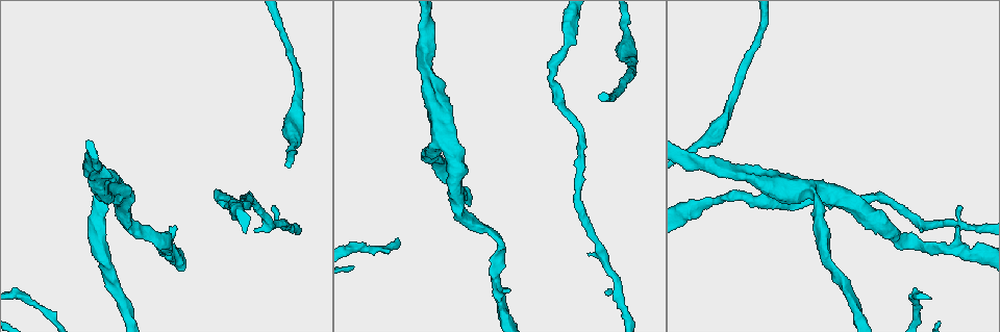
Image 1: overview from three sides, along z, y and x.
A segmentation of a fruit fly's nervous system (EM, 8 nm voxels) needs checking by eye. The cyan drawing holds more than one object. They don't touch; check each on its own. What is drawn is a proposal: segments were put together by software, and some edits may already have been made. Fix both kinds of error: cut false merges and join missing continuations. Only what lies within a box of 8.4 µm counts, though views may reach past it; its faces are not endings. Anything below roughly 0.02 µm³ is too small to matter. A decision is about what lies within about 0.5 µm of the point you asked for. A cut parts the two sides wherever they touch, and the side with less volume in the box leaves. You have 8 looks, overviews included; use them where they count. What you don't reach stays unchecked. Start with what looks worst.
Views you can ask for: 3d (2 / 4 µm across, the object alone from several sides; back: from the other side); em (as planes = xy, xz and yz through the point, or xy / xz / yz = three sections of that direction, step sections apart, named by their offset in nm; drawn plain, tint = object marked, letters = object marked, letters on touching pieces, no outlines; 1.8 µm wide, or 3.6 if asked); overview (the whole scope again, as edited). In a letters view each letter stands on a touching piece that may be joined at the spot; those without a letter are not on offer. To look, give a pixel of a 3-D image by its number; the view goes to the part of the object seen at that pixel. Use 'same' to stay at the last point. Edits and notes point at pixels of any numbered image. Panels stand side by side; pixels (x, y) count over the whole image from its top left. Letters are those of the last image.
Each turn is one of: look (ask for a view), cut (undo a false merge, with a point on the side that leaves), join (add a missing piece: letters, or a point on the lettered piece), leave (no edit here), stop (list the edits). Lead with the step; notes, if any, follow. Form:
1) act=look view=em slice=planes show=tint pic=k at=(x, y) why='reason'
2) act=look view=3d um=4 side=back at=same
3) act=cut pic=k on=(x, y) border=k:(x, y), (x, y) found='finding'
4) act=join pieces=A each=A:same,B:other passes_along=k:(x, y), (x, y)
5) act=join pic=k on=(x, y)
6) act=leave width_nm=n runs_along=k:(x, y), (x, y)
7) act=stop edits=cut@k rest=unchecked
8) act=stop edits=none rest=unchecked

act=look view=3d um=2 pic=1 at=(110, 187) why='narrows sharply'

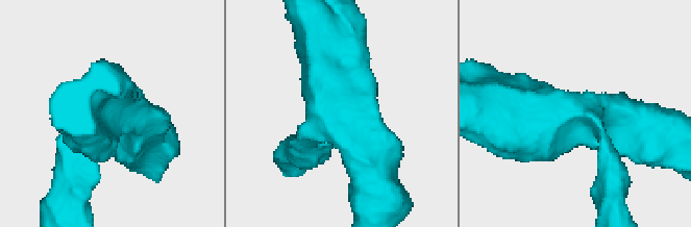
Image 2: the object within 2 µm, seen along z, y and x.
act=look view=em slice=planes show=plain pic=2 at=(336, 125) why='need the tissue'

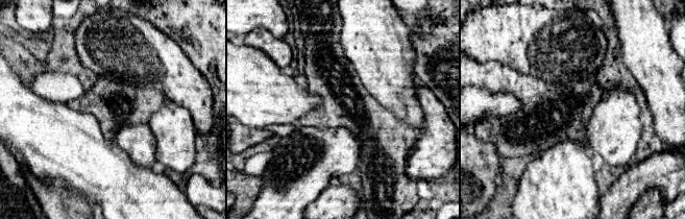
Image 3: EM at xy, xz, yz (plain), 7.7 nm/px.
act=look view=em slice=planes show=letters at=same why='see the neighbours'

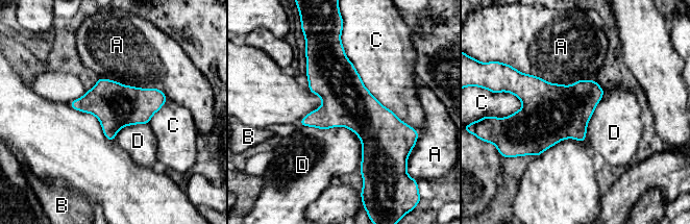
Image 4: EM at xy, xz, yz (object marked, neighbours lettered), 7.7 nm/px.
act=leave each=A:other,B:other,C:other,D:other runs_along=4:(339, 48), (339, 85), (369, 121), (363, 170) found='all the same cell'

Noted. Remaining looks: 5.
act=look view=em slice=planes show=plain pic=1 at=(507, 289) why='an open end'

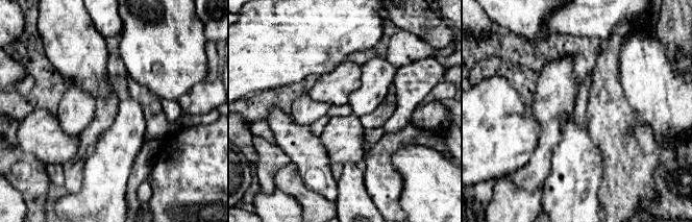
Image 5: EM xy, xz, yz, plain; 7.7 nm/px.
act=look view=em slice=planes show=letters at=same why='see the neighbours'

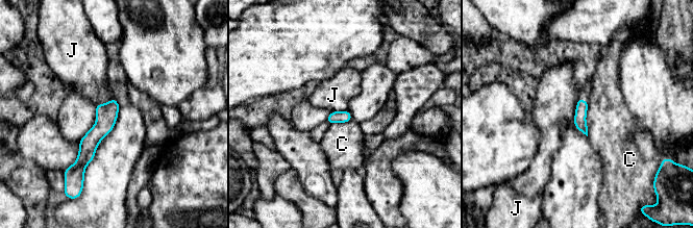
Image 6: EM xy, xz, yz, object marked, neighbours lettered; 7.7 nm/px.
act=leave each=C:other,J:other runs_along=6:(114, 102), (79, 168) found='none of them fits'

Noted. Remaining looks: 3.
act=look view=em um=3.6 slice=xy step=8 show=letters pic=1 at=(274, 208)

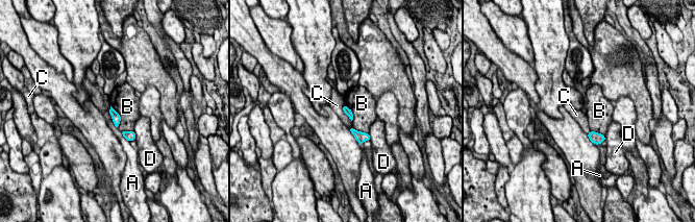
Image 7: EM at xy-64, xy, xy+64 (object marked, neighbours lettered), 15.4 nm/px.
act=look view=em um=3.6 slice=planes show=letters at=same why='another direction'

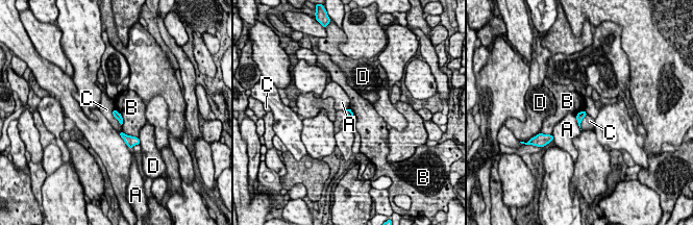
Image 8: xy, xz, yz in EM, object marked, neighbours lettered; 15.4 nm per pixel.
act=leave width_nm=100 each=A:other,B:other,C:other,D:other found='no lettered piece goes on from it'

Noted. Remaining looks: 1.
act=stop edits=none rest=unchecked

